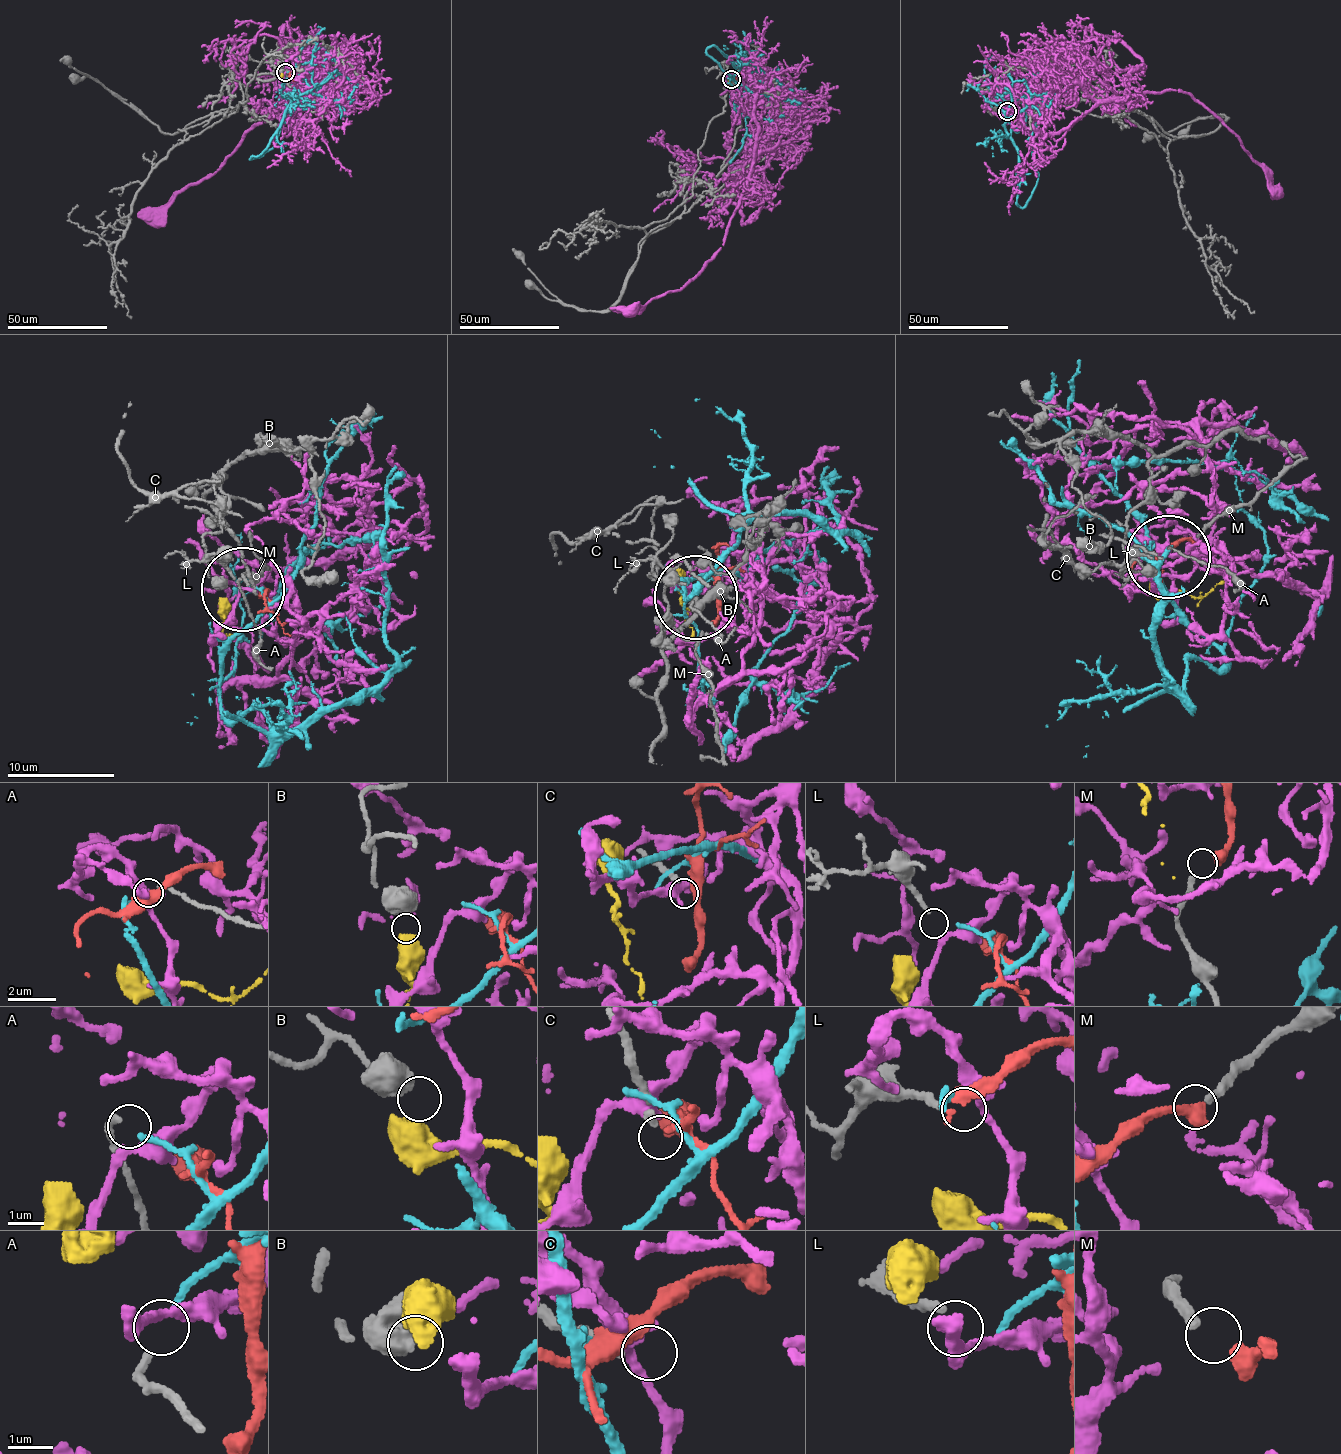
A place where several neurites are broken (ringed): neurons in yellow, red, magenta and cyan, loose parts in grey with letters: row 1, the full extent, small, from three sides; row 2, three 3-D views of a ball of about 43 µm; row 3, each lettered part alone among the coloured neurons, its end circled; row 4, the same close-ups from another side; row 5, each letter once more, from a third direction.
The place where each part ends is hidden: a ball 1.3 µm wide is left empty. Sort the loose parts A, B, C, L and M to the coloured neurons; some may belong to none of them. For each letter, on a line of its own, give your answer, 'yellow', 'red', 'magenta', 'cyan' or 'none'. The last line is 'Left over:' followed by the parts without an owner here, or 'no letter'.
A: cyan
B: yellow
C: none
L: none
M: red
Left over: C, L

